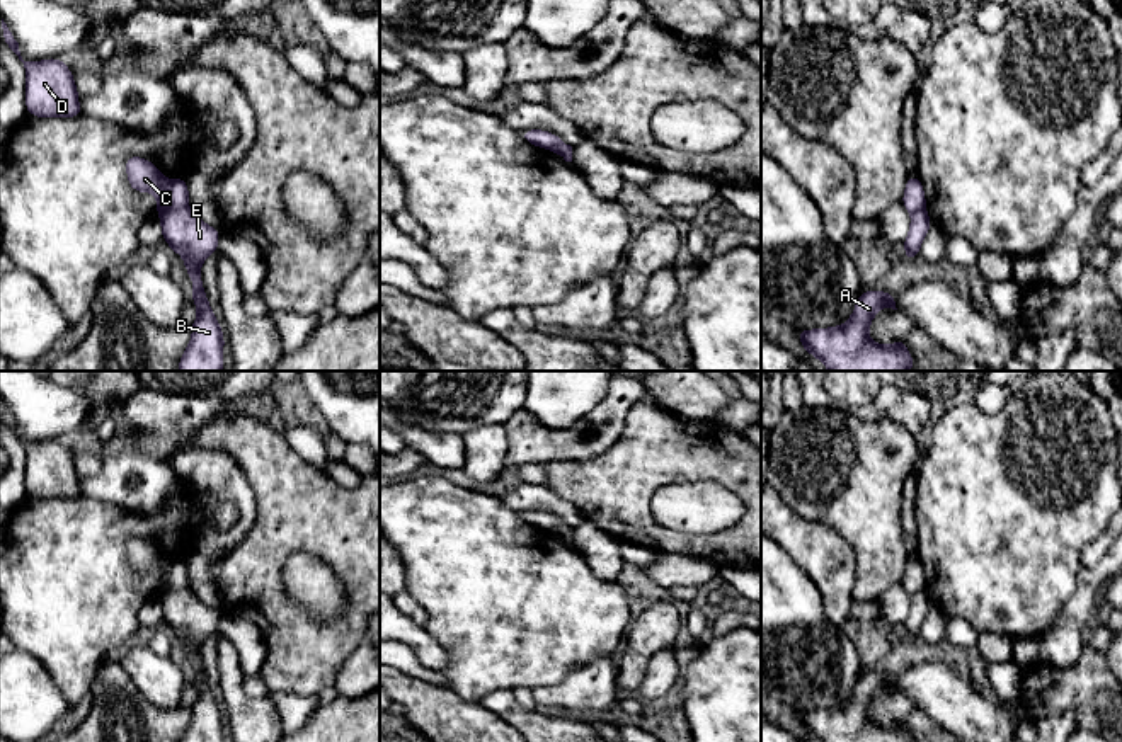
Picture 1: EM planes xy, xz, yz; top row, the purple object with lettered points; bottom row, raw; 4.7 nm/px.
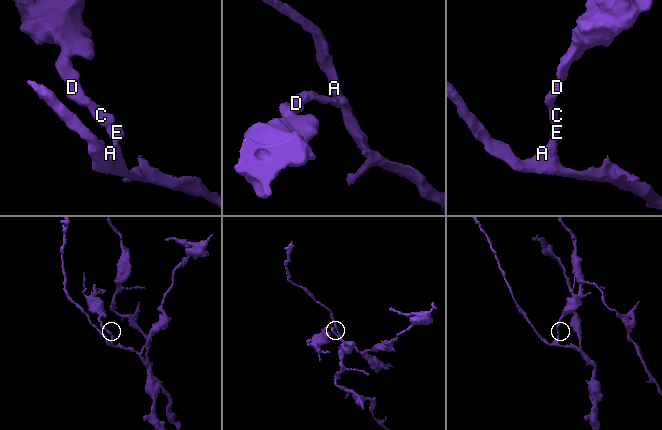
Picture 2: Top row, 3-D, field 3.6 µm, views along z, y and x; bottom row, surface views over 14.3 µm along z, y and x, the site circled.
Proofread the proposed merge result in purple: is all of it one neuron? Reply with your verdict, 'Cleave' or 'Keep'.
Cleave

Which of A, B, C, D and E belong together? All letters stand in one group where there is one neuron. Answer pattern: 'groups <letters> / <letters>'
groups A B E / C D

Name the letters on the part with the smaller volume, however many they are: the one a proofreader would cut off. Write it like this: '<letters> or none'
C, D

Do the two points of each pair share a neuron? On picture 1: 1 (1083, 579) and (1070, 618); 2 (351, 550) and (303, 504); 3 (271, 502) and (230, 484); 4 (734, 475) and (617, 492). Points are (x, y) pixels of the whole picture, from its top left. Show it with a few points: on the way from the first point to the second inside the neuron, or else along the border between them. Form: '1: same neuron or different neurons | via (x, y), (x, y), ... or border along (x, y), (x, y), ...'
1: same neuron | via (1083, 589), (1083, 599), (1076, 608)
2: same neuron | via (339, 540), (315, 516)
3: different neurons | border along (234, 462), (256, 504), (256, 521), (246, 535)
4: same neuron | via (705, 465), (646, 465)

